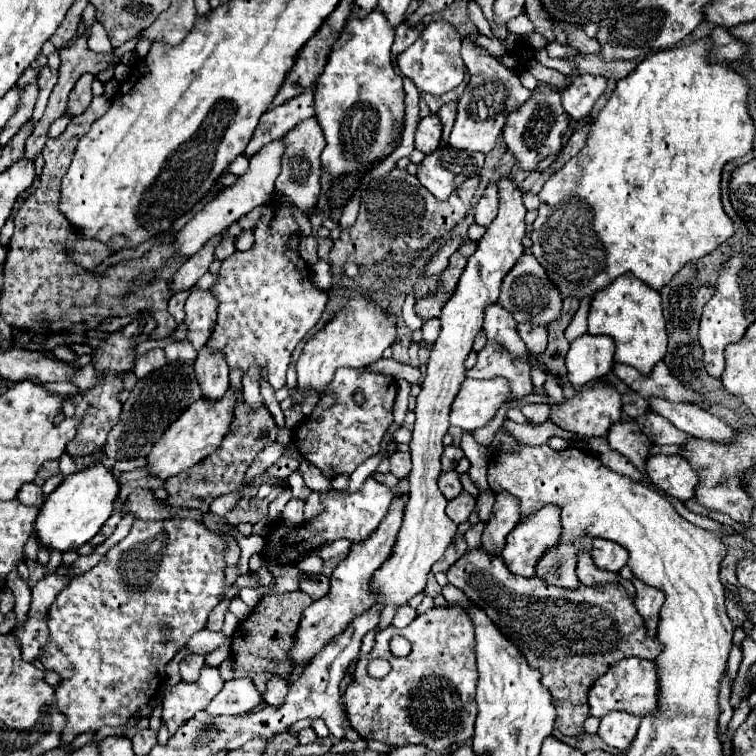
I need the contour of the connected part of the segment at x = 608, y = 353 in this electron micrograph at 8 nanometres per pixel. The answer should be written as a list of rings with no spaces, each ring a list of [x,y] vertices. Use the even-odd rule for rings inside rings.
[[[584,334],[576,338],[566,354],[566,372],[572,386],[584,386],[608,374],[614,364],[614,344],[610,338]]]

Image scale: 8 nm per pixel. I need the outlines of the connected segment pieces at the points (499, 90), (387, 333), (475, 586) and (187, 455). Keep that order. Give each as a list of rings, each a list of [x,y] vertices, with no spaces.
[[[466,36],[462,42],[462,50],[460,50],[462,60],[470,74],[470,82],[468,82],[462,98],[458,100],[458,116],[456,116],[448,142],[450,142],[450,146],[454,146],[458,150],[488,154],[494,148],[496,138],[502,134],[506,114],[510,114],[512,110],[522,106],[530,98],[530,90],[526,90],[522,86],[520,78],[514,72],[510,72],[498,58],[482,52],[480,48],[470,44],[470,40],[474,40],[474,38]]]
[[[350,296],[340,312],[306,344],[298,358],[298,392],[294,398],[280,402],[281,409],[288,410],[302,400],[304,388],[314,388],[318,394],[326,390],[330,378],[338,368],[364,368],[382,358],[382,352],[396,340],[396,314],[386,310],[370,296]]]
[[[482,548],[466,552],[456,564],[446,572],[450,584],[460,588],[470,602],[482,608],[488,618],[498,626],[498,630],[520,650],[530,668],[540,670],[542,684],[550,690],[552,702],[556,706],[558,718],[556,728],[566,736],[580,736],[584,732],[584,720],[590,716],[588,706],[588,690],[592,684],[606,674],[618,660],[628,656],[638,656],[646,660],[654,660],[660,652],[658,636],[648,636],[644,618],[638,614],[634,606],[634,596],[626,592],[620,584],[604,584],[604,586],[580,586],[576,590],[566,590],[558,586],[548,586],[542,578],[520,578],[510,574],[500,556],[486,554]]]
[[[232,390],[226,392],[226,398],[222,398],[222,402],[214,402],[214,406],[210,406],[210,402],[194,402],[164,434],[162,438],[152,446],[150,454],[146,456],[146,468],[150,472],[150,476],[158,478],[158,480],[168,480],[172,476],[178,476],[180,472],[192,468],[194,464],[198,464],[200,460],[204,460],[208,454],[212,454],[222,438],[226,436],[226,430],[230,428],[230,416],[234,410],[236,398],[232,394]]]

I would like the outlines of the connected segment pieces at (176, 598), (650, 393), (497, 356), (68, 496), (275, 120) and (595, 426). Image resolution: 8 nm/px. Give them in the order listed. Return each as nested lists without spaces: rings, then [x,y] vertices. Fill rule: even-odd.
[[[180,518],[162,522],[136,520],[124,540],[56,596],[46,620],[50,640],[40,654],[40,662],[60,676],[56,702],[58,710],[66,716],[66,726],[60,732],[62,742],[72,742],[78,734],[98,732],[102,726],[136,726],[140,708],[146,706],[166,682],[166,664],[192,634],[206,628],[208,614],[220,602],[226,586],[224,550],[226,540],[210,532],[202,522]],[[162,628],[170,630],[168,638],[162,634]]]
[[[660,362],[658,368],[654,368],[646,378],[642,378],[642,374],[638,374],[638,370],[634,370],[632,366],[614,366],[614,372],[646,402],[650,402],[652,398],[664,398],[668,402],[700,404],[702,400],[700,394],[686,388],[678,378],[674,378],[664,362]]]
[[[488,340],[478,352],[478,362],[472,370],[468,370],[466,378],[488,380],[498,376],[508,380],[512,394],[534,390],[530,380],[530,364],[526,360],[514,358],[502,344]]]
[[[96,464],[66,476],[64,482],[50,496],[46,496],[44,506],[40,508],[40,514],[34,522],[38,542],[48,550],[60,550],[60,552],[80,548],[82,544],[90,542],[98,534],[106,518],[110,518],[116,496],[118,496],[118,478],[104,464]]]
[[[314,86],[306,90],[306,94],[300,94],[298,98],[292,98],[290,102],[282,106],[270,108],[258,122],[256,132],[252,136],[252,142],[246,146],[244,156],[250,158],[256,154],[264,144],[282,138],[288,130],[292,130],[302,120],[308,120],[314,116]]]
[[[600,380],[594,382],[594,384],[590,384],[590,386],[584,386],[582,392],[578,392],[574,398],[566,400],[564,404],[560,404],[560,406],[552,404],[550,408],[552,408],[552,410],[550,410],[550,420],[552,420],[556,426],[560,426],[562,430],[574,432],[574,434],[578,434],[578,436],[584,436],[584,438],[606,436],[608,430],[610,430],[610,426],[612,426],[614,422],[618,422],[620,416],[622,416],[620,394],[618,394],[612,386],[608,386],[608,384],[600,382]]]

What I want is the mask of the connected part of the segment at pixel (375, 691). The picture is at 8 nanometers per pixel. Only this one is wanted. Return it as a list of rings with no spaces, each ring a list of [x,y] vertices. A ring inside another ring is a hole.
[[[456,606],[430,608],[406,628],[388,626],[380,630],[372,652],[358,660],[354,680],[344,694],[350,726],[364,740],[380,740],[394,748],[422,744],[434,752],[472,738],[476,720],[474,692],[478,682],[474,646],[474,624],[470,616]],[[394,634],[412,642],[412,652],[406,658],[392,656],[388,642]],[[372,658],[386,658],[392,666],[390,674],[380,680],[370,678],[366,666]]]

